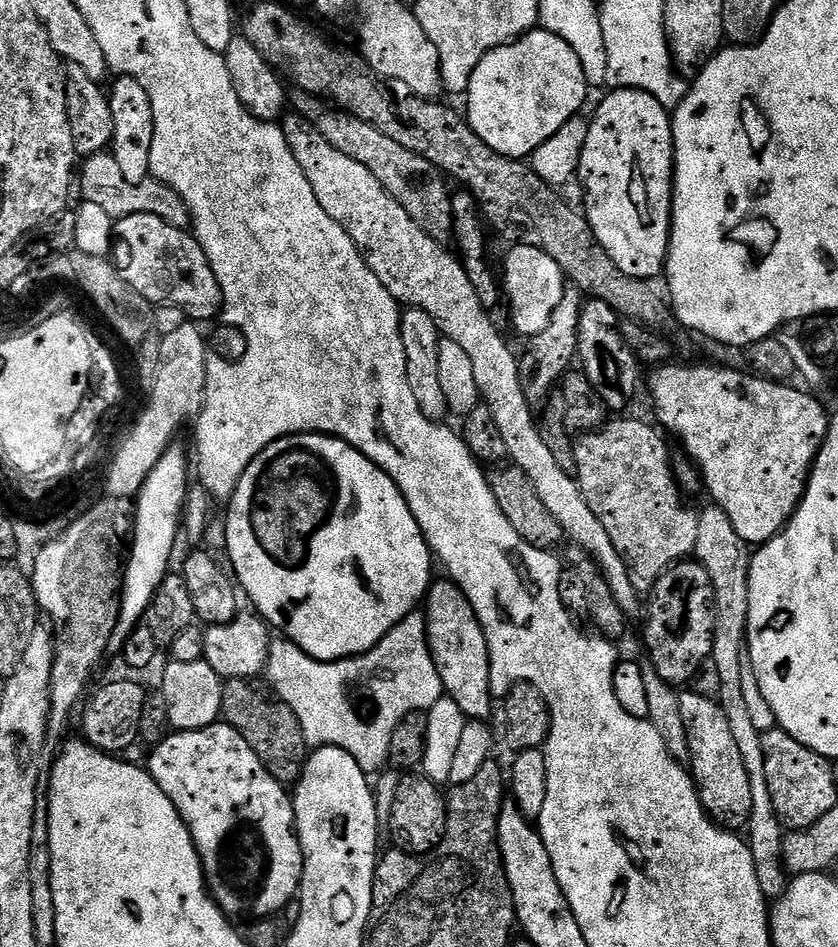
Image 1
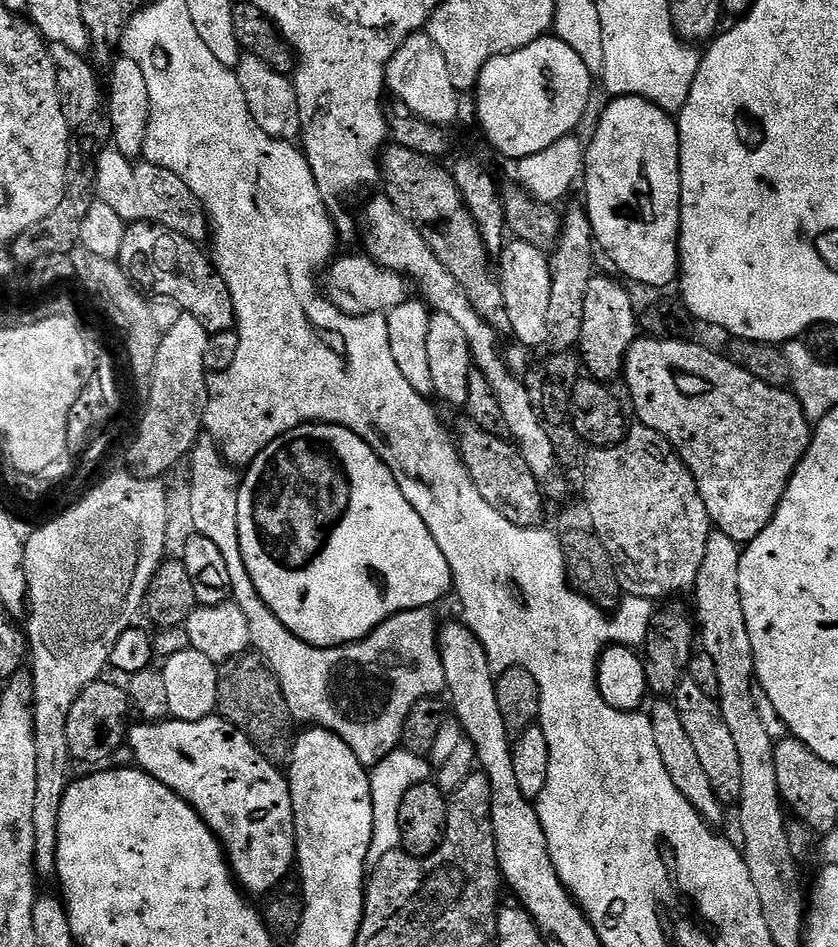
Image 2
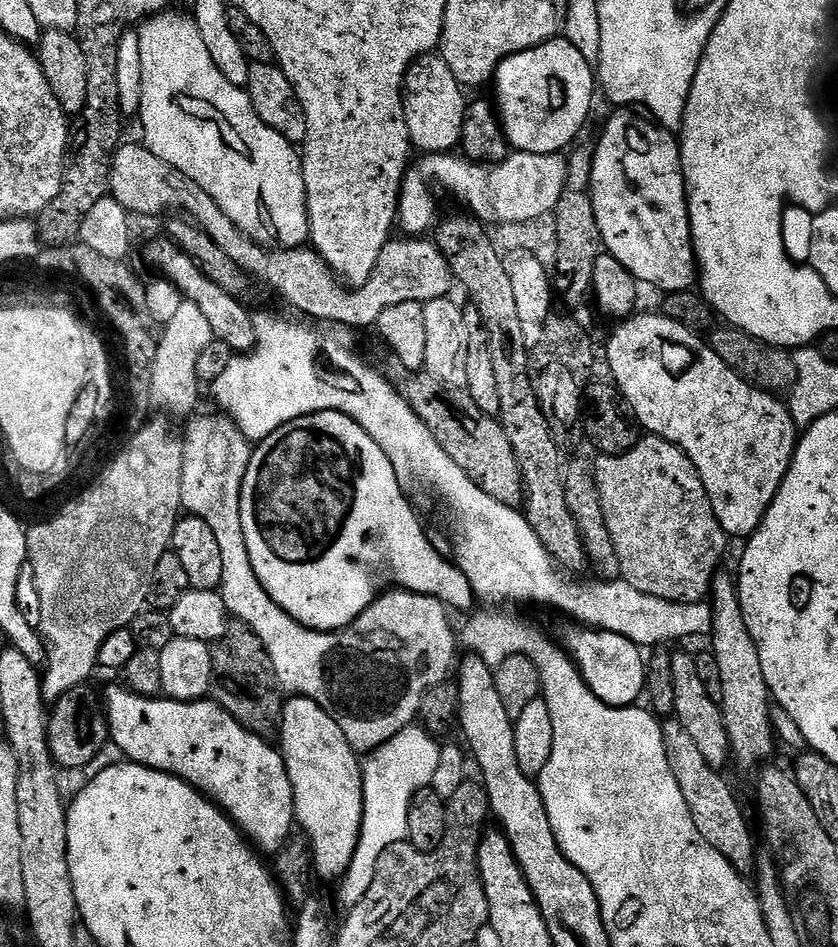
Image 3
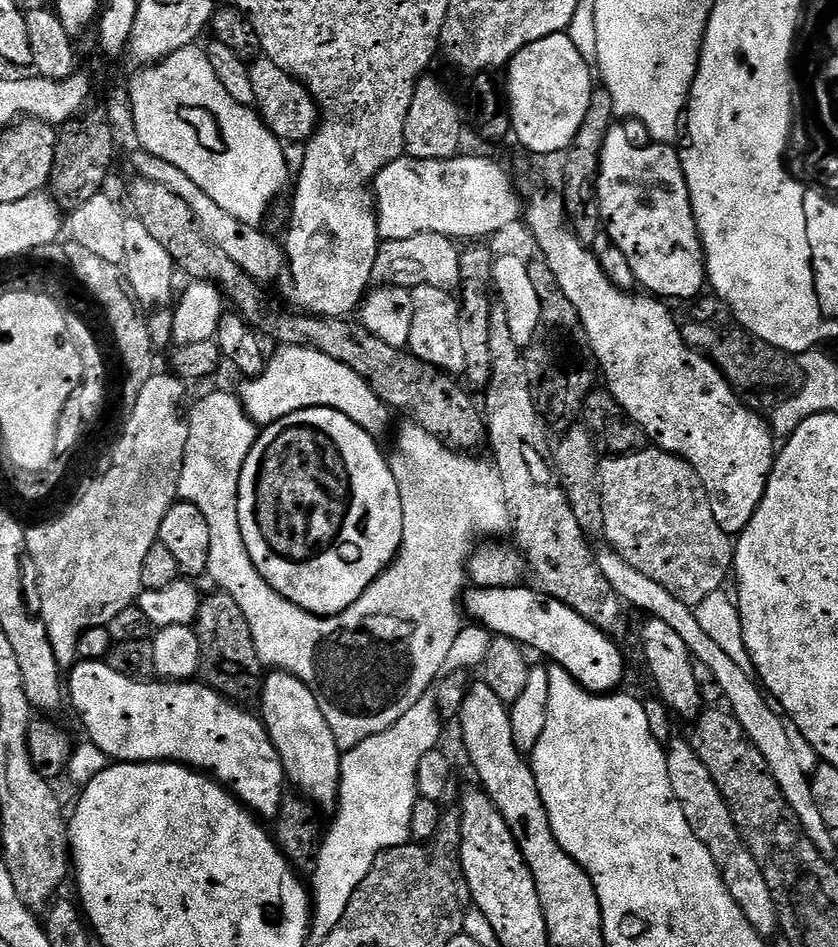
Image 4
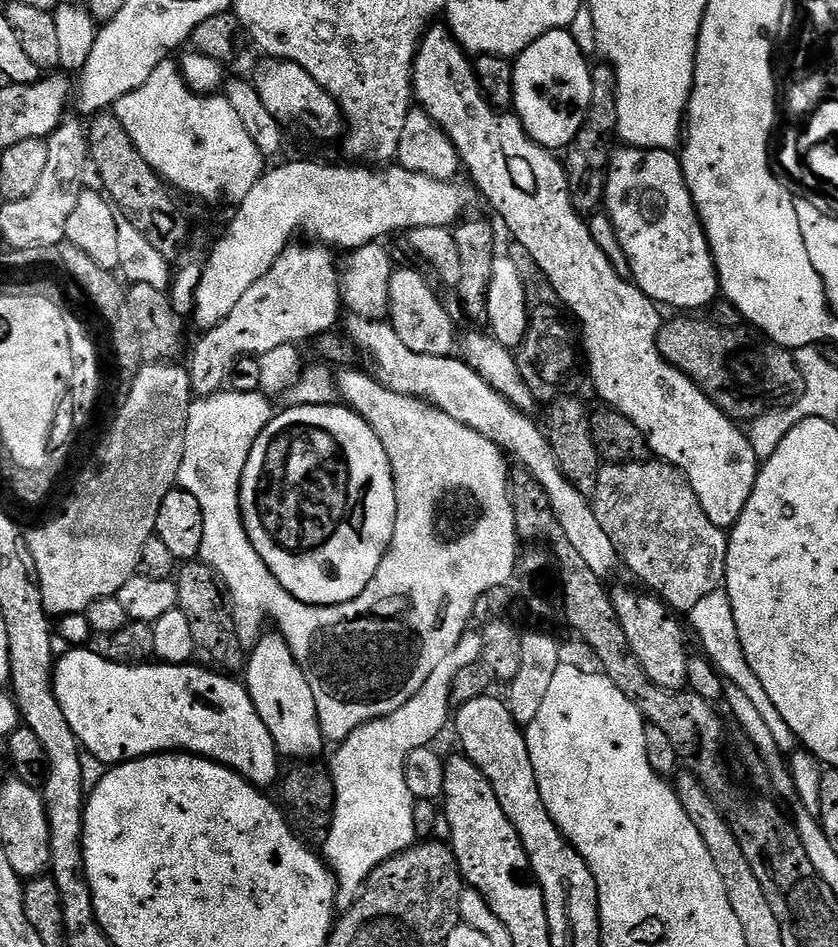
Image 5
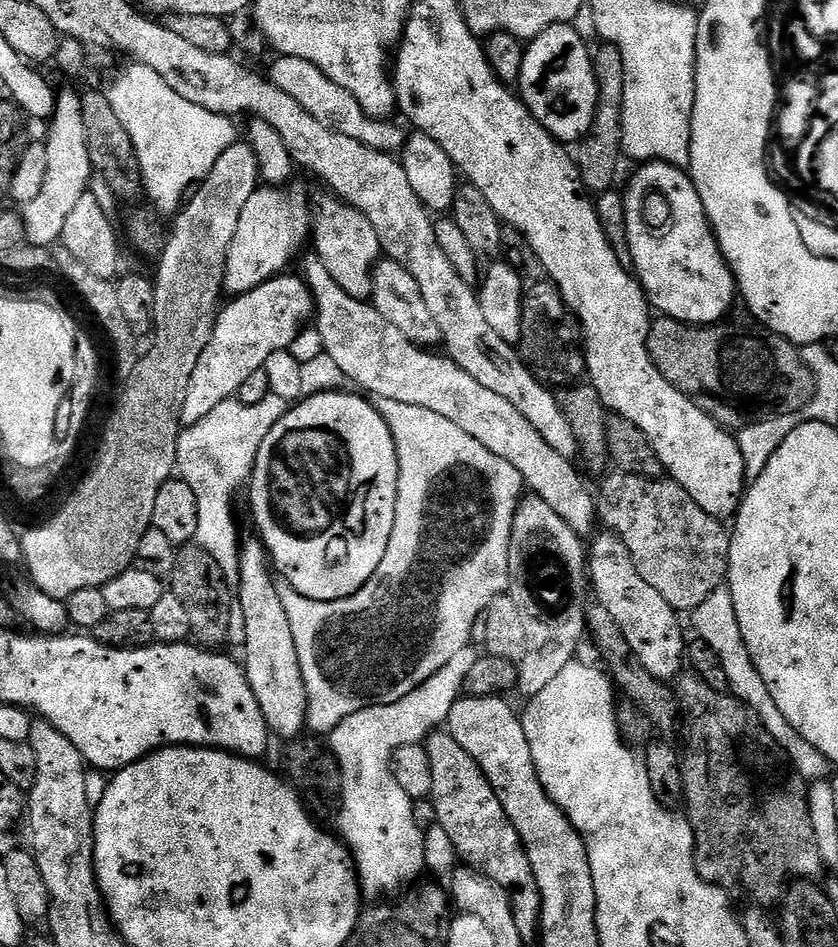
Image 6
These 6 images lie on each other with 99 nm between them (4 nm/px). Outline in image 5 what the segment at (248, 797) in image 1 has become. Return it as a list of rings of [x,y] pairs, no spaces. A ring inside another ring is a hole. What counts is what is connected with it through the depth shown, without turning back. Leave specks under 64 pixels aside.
[[[76,646],[68,650],[61,660],[59,657],[55,661],[54,687],[62,714],[66,716],[70,730],[74,730],[81,749],[89,757],[92,755],[94,759],[101,760],[104,766],[125,764],[128,760],[141,760],[144,756],[158,756],[161,752],[186,752],[233,768],[239,776],[261,790],[268,790],[272,783],[275,785],[281,775],[282,760],[274,746],[274,738],[270,738],[266,722],[258,718],[258,710],[247,687],[223,671],[196,662],[115,664],[87,647]]]

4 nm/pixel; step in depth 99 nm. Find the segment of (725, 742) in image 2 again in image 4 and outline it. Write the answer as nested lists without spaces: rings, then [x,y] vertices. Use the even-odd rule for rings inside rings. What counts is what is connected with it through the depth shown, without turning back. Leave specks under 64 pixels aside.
[[[651,618],[645,621],[644,629],[640,632],[640,640],[644,643],[644,660],[648,663],[648,672],[656,683],[655,695],[672,714],[677,717],[680,715],[682,719],[688,720],[687,722],[695,721],[705,704],[700,697],[700,684],[696,681],[698,668],[694,663],[693,654],[678,633],[666,626],[666,622]]]

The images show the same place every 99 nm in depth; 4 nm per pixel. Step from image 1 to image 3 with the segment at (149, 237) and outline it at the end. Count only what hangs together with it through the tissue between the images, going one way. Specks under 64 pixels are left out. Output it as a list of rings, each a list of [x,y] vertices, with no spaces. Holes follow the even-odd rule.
[[[161,238],[161,240],[150,241],[144,256],[160,271],[157,273],[180,292],[184,300],[194,302],[194,306],[198,306],[198,310],[202,310],[206,322],[210,322],[213,340],[226,342],[226,346],[236,354],[246,354],[252,350],[256,345],[256,331],[252,325],[250,312],[240,305],[241,301],[237,297],[226,294],[218,286],[214,286],[214,282],[210,282],[210,278],[206,278],[200,267],[173,240]]]

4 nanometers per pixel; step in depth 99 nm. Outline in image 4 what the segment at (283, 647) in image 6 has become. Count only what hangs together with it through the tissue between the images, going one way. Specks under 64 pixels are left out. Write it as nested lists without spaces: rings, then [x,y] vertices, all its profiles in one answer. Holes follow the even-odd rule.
[[[272,670],[264,677],[264,690],[260,693],[258,707],[268,737],[280,756],[287,783],[291,787],[293,784],[296,787],[293,789],[299,790],[321,809],[331,809],[340,798],[342,750],[334,738],[334,730],[330,730],[330,722],[326,722],[326,714],[322,714],[322,706],[318,706],[318,698],[314,698],[297,676]]]

